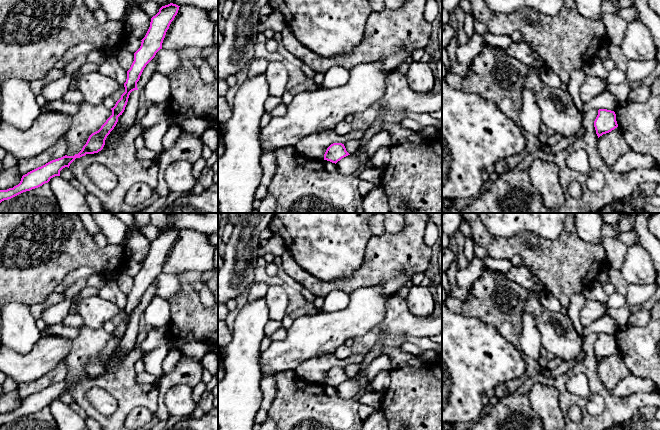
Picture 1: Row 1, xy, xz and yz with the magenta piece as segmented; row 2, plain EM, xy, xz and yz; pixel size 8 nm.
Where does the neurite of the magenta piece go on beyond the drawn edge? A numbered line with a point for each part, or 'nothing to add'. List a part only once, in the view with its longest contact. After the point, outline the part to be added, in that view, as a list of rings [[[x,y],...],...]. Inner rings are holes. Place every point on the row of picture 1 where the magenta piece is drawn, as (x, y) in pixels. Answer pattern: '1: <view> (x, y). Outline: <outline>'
nothing to add

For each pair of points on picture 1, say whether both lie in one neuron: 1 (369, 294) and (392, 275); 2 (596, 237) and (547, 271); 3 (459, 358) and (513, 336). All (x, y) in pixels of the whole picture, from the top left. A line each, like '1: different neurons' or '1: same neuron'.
1: different neurons
2: different neurons
3: different neurons

